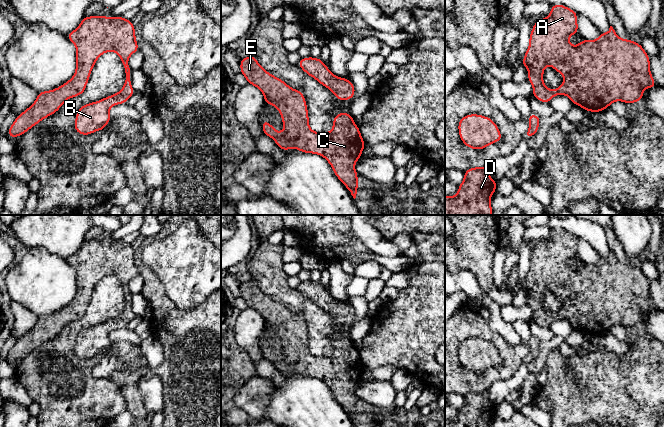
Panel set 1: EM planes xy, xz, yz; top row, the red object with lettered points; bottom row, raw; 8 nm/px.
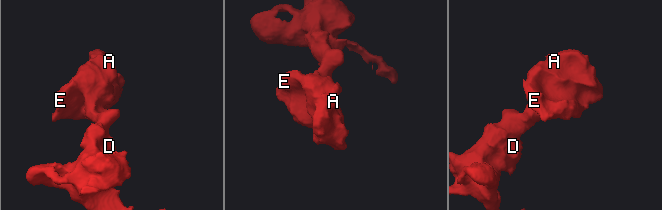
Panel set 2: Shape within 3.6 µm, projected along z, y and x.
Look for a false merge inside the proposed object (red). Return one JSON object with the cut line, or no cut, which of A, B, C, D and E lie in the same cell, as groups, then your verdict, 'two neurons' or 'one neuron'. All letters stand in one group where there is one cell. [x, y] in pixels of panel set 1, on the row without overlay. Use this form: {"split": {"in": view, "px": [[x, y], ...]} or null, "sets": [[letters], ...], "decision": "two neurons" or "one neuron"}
{"split": null, "sets": [["A", "B", "C", "D", "E"]], "decision": "one neuron"}

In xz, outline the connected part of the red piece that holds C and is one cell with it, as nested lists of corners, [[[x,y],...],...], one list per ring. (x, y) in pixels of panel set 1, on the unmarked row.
[[[254,279],[240,284],[240,296],[248,308],[256,310],[263,317],[264,327],[273,329],[281,338],[284,355],[277,356],[263,343],[263,358],[272,362],[283,375],[296,372],[302,377],[324,381],[335,400],[355,423],[359,398],[354,390],[362,381],[366,368],[353,340],[342,335],[333,341],[333,352],[330,356],[315,356],[309,352],[306,323],[300,314],[291,312],[281,302],[267,296]]]

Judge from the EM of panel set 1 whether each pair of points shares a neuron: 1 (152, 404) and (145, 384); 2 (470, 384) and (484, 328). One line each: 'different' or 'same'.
1: same
2: same

